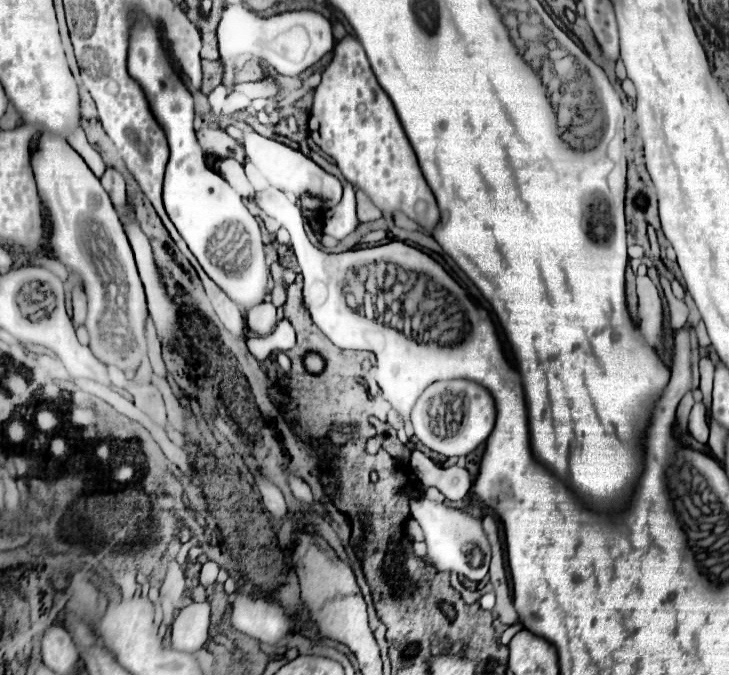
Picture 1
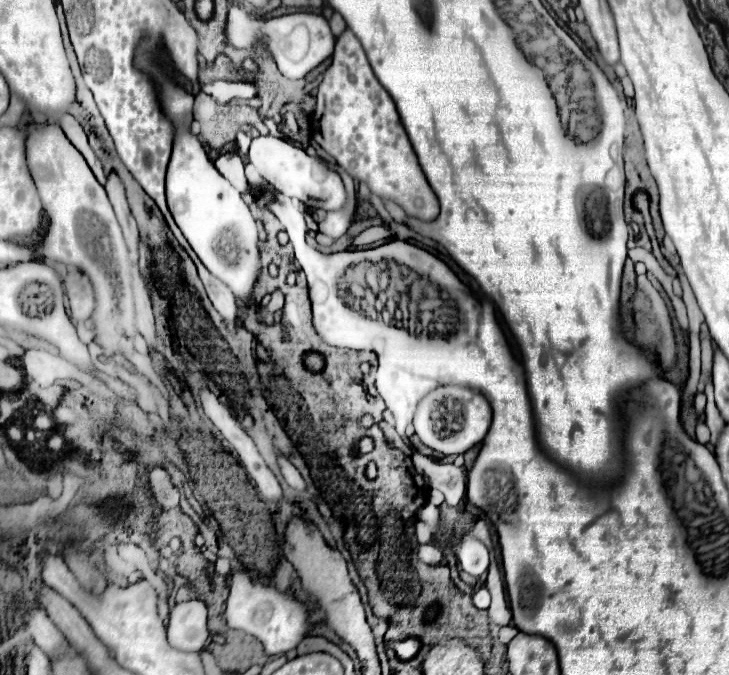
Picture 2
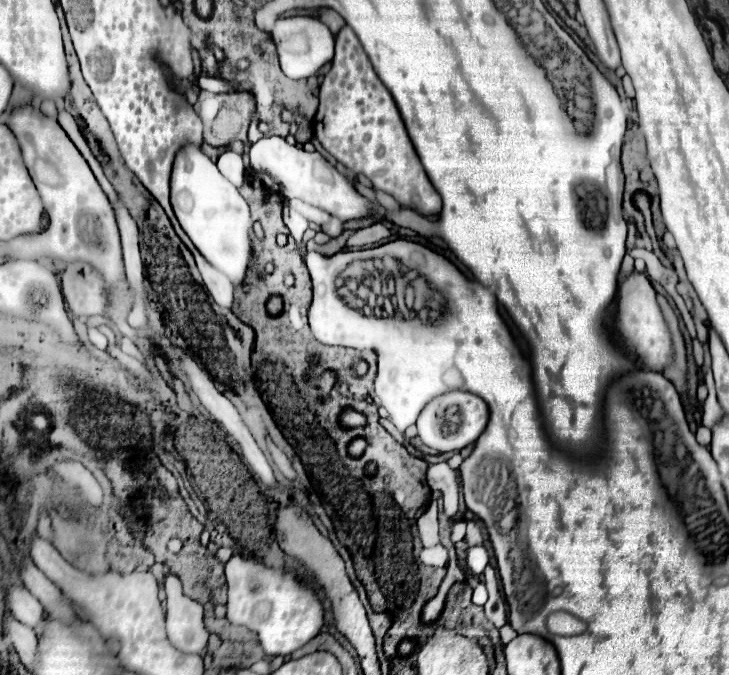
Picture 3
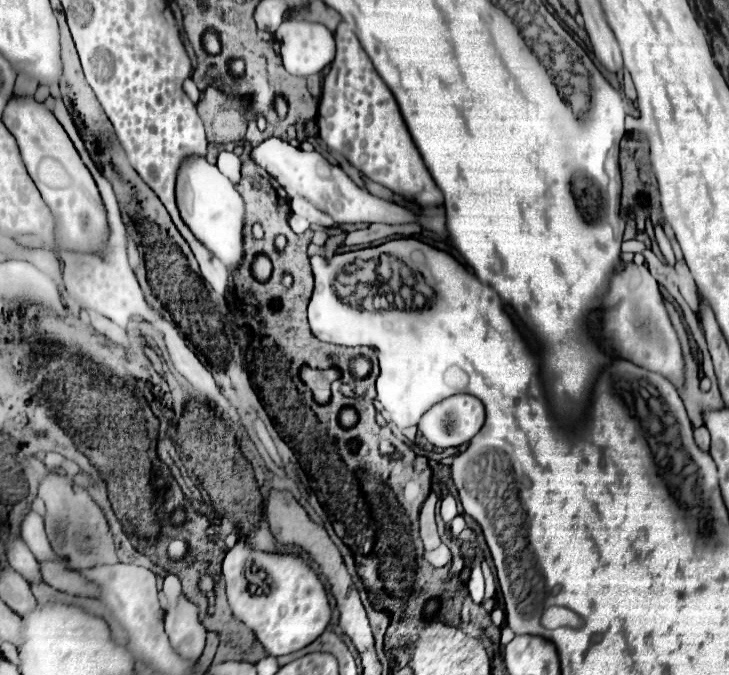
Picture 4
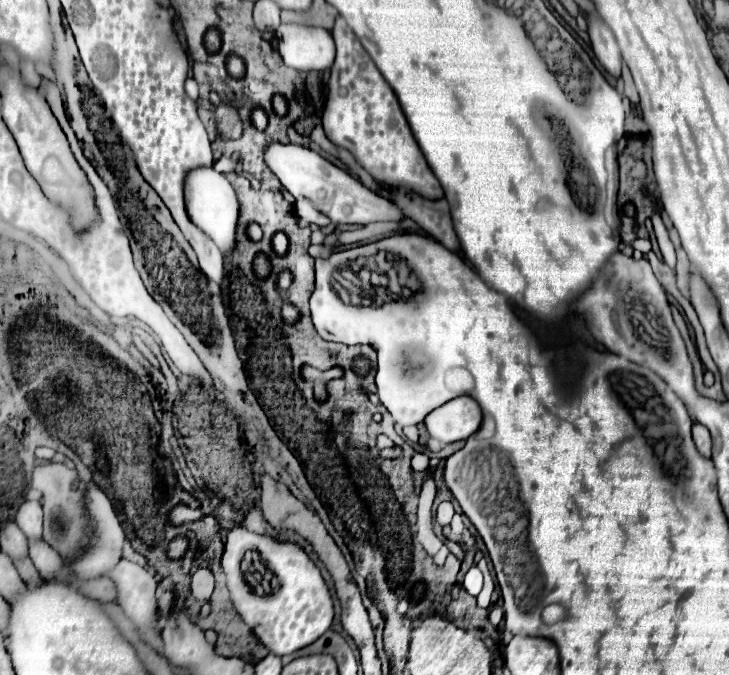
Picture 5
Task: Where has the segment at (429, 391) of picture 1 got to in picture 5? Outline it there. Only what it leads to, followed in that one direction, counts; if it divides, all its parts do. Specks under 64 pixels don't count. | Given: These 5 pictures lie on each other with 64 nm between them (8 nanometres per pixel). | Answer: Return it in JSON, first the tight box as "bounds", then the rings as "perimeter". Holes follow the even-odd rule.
{"bounds":[424,396,482,444],"perimeter":[[[458,396],[438,406],[424,418],[424,426],[430,438],[442,444],[452,444],[472,436],[482,422],[480,404],[470,396]]]}

